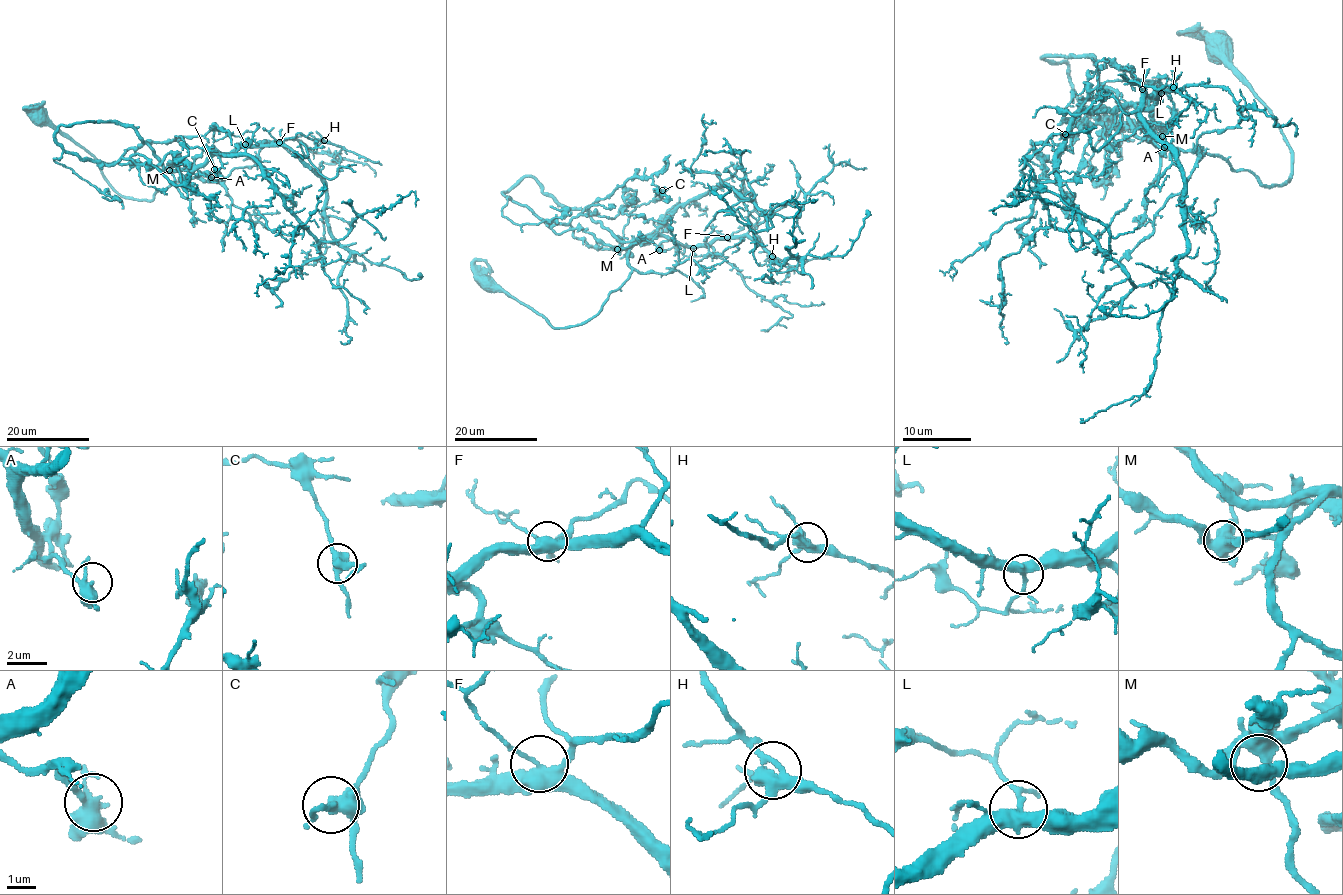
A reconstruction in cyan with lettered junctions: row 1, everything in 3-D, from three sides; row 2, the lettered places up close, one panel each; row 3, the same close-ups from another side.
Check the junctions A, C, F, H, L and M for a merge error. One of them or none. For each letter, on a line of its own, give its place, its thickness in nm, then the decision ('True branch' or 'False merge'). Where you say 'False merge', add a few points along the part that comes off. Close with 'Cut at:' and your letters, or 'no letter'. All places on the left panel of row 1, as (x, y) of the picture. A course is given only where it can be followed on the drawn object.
A: Place: (211, 177). Thickness 360 nm. True branch
C: Place: (214, 169). Thickness 360 nm. True branch
F: Place: (279, 142). Thickness 360 nm. True branch
H: Place: (324, 140). Thickness 400 nm. True branch
L: Place: (245, 144). Thickness 360 nm. True branch
M: Place: (169, 170). Thickness 360 nm. True branch
Cut at: no letter

